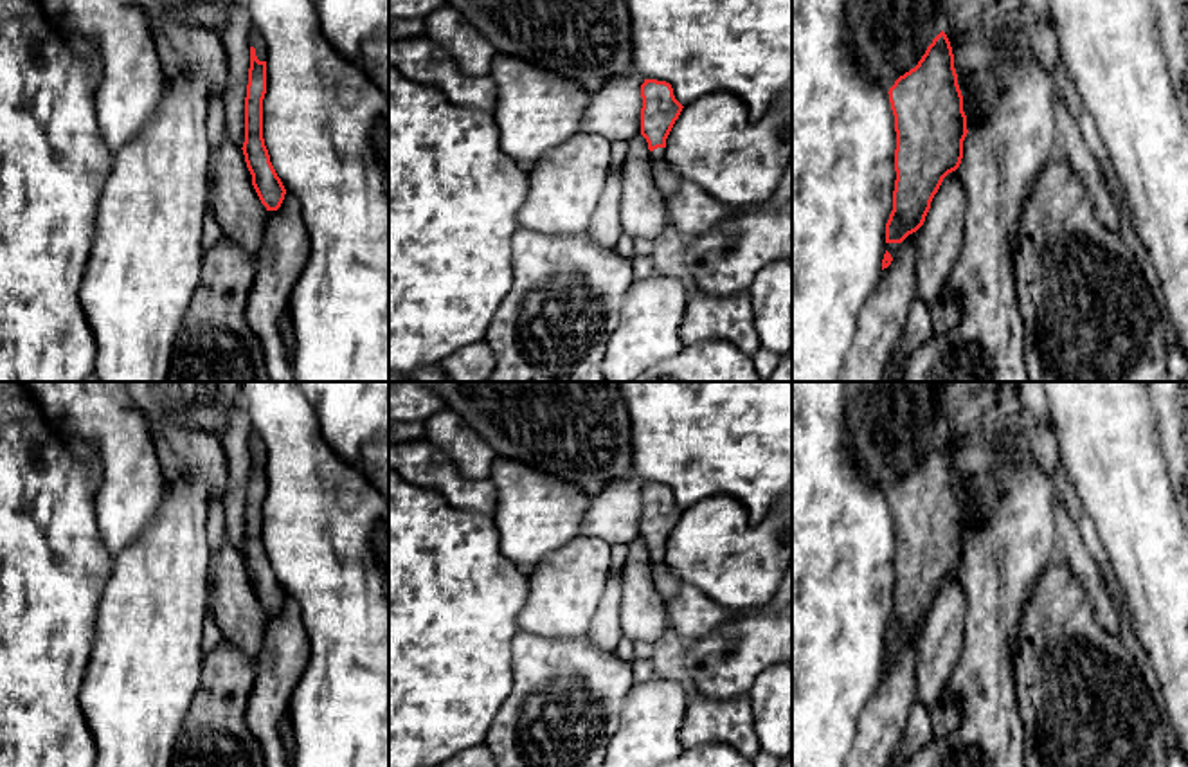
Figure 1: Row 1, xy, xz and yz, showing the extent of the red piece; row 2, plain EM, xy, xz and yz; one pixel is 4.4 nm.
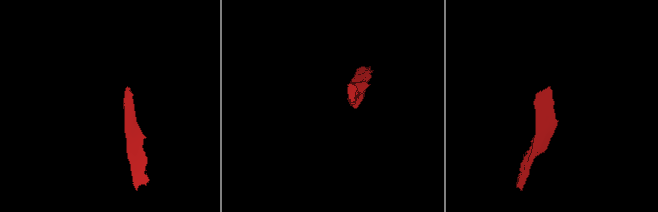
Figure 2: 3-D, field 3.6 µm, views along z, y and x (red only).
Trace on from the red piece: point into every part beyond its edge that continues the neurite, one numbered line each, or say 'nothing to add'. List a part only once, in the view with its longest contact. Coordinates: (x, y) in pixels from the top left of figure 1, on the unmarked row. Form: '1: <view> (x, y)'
1: xy (256, 443)

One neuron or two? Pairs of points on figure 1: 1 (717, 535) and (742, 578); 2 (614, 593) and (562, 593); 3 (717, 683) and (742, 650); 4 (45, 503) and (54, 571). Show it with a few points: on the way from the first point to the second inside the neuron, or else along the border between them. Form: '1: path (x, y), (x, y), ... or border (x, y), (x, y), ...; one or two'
1: path (717, 550), (717, 568), (728, 573); one
2: border (609, 571), (605, 591), (587, 632); two
3: path (719, 676), (735, 658); one
4: path (45, 519), (51, 535), (47, 555); one

